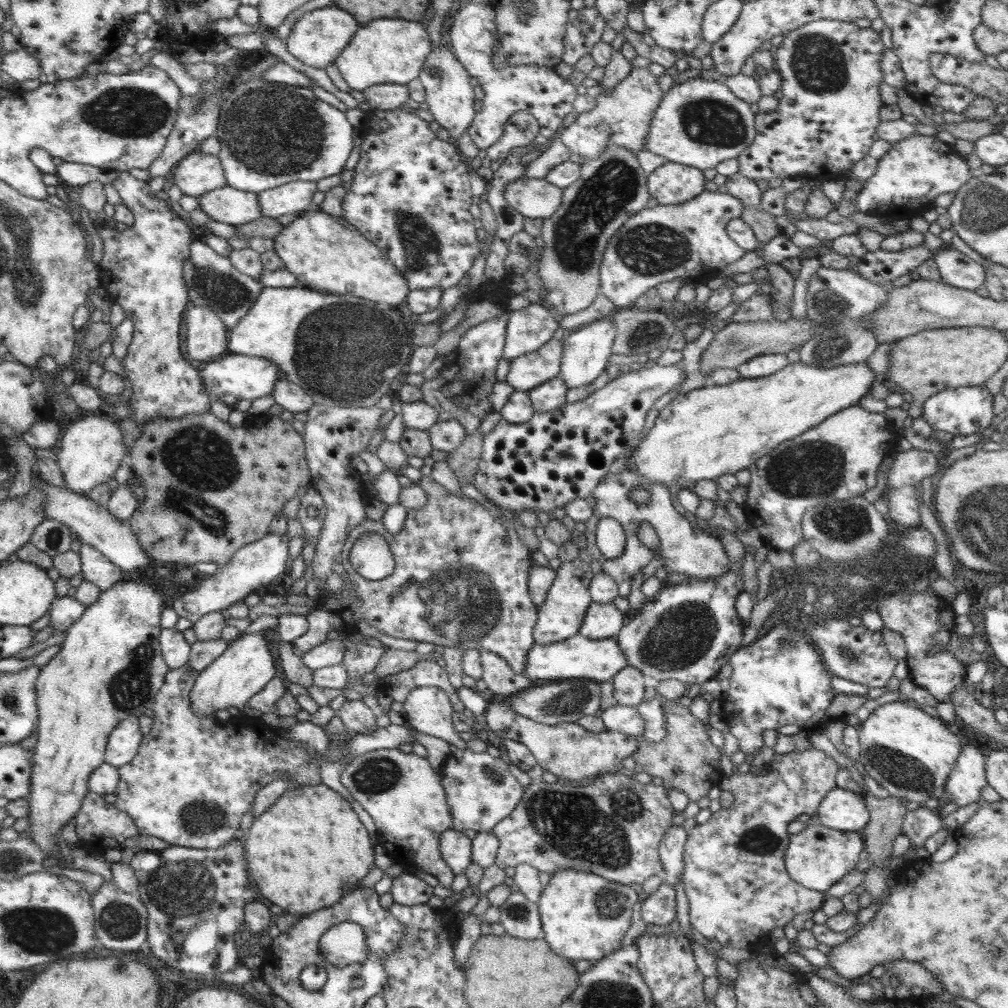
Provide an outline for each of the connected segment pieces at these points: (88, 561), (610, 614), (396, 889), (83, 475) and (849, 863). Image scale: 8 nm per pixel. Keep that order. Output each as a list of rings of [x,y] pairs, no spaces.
[[[82,544],[78,552],[81,558],[81,572],[84,579],[98,586],[102,590],[112,588],[122,579],[122,570],[112,564],[102,552],[88,544]]]
[[[592,602],[584,616],[579,633],[590,640],[616,638],[624,626],[623,615],[614,603],[597,604]]]
[[[403,872],[402,875],[392,879],[390,896],[394,904],[410,906],[426,904],[432,895],[433,887],[416,877],[416,874]]]
[[[90,413],[82,419],[74,420],[62,434],[60,452],[56,453],[54,464],[62,472],[64,484],[70,493],[88,496],[91,489],[114,478],[125,458],[126,446],[124,434],[116,422],[116,417],[113,417],[109,420],[107,417],[101,418],[99,413]]]
[[[810,822],[802,831],[789,835],[784,855],[786,872],[794,882],[818,893],[826,893],[846,873],[856,868],[859,854],[864,846],[861,832],[840,831],[818,822]]]

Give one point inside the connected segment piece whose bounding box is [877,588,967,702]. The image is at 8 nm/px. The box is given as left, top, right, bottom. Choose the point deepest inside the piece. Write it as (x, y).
(923, 620)

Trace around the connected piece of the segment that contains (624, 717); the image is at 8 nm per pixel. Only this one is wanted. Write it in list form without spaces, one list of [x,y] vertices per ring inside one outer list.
[[[617,703],[603,710],[600,718],[606,731],[623,732],[624,735],[630,736],[644,734],[644,720],[638,708]]]

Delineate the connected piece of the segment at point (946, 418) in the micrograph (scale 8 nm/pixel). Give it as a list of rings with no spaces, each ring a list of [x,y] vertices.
[[[985,384],[944,388],[924,401],[921,417],[935,430],[944,430],[954,436],[970,436],[991,426],[995,416],[992,403],[993,394]]]

